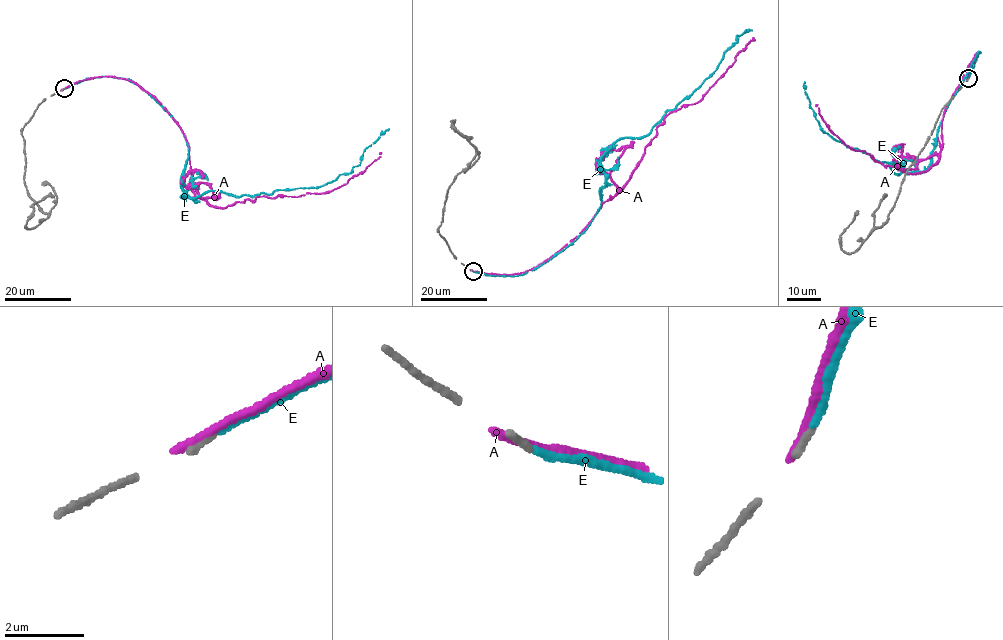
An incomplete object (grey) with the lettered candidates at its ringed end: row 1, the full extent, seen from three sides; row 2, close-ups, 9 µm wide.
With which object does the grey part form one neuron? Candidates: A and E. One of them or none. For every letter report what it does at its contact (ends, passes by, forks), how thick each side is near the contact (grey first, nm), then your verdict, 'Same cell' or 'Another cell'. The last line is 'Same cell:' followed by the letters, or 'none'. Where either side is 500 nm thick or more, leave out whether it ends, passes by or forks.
A: It ends there. Thickness 180 nm (grey) against 240 nm. Another cell
E: It ends there. Thickness 180 nm (grey) against 170 nm. Same cell
Same cell: E

